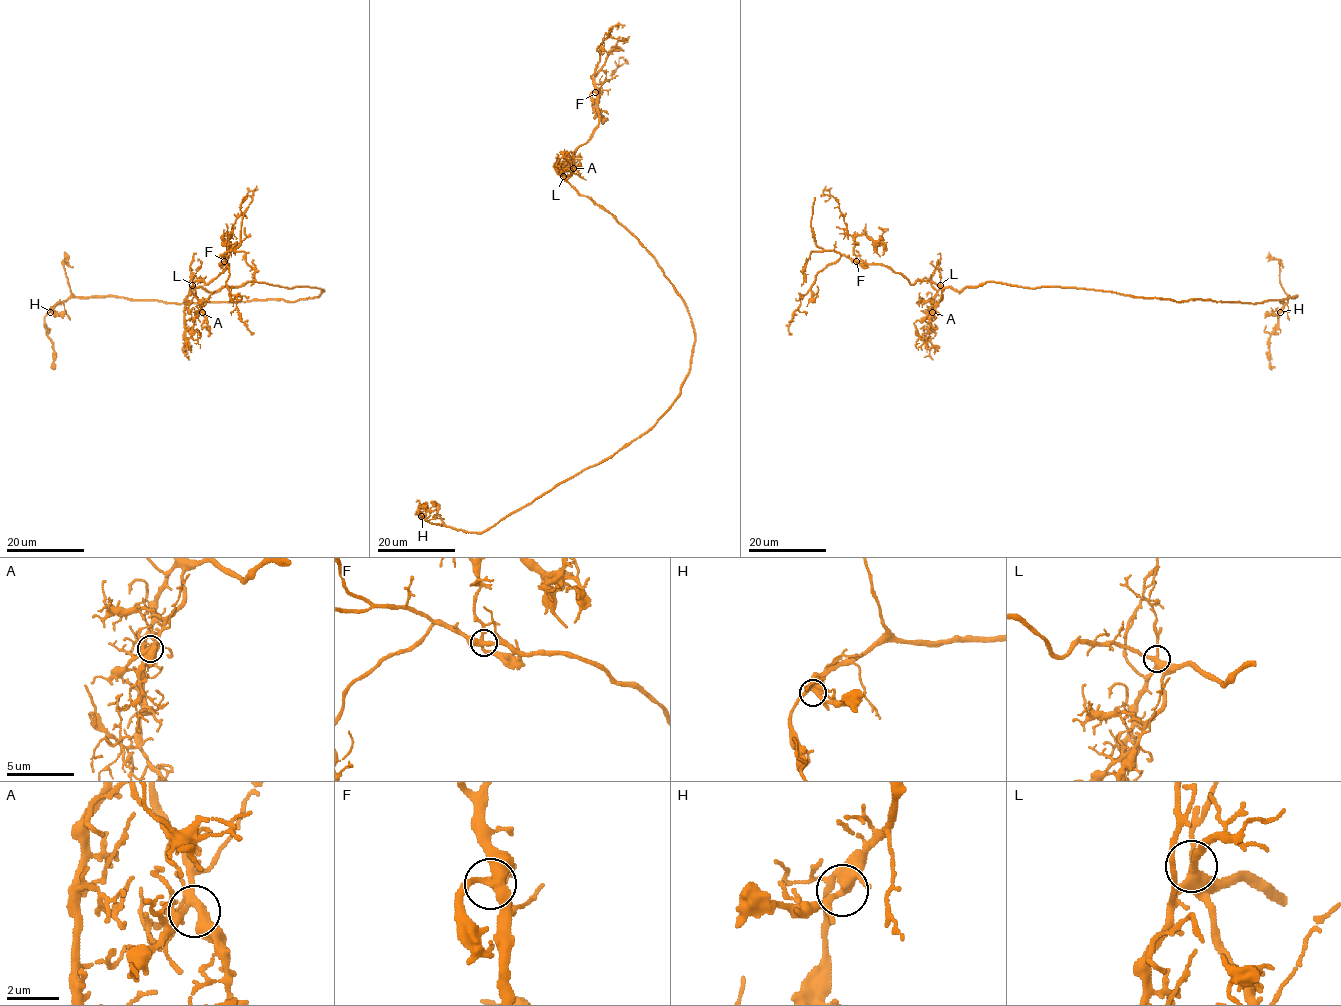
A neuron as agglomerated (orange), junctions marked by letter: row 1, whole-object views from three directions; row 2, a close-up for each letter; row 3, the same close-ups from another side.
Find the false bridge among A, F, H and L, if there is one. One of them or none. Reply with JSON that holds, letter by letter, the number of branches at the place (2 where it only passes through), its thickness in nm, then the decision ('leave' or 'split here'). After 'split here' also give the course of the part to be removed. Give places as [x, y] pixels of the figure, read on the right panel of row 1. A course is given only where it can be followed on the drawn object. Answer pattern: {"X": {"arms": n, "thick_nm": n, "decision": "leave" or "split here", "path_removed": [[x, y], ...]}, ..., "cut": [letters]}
{"A": {"arms": 4, "thick_nm": 340, "decision": "leave"}, "F": {"arms": 4, "thick_nm": 380, "decision": "split here", "path_removed": [[856, 260], [855, 239], [848, 233], [839, 204], [825, 189], [826, 186]]}, "H": {"arms": 4, "thick_nm": 400, "decision": "leave"}, "L": {"arms": 4, "thick_nm": 360, "decision": "leave"}, "cut": ["F"]}

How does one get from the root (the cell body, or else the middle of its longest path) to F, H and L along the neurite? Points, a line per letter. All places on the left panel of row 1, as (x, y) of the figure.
F: (324, 290), (247, 282), (209, 292), (193, 285), (196, 281), (212, 282), (228, 265), (224, 260)
H: (324, 290), (318, 296), (295, 301), (252, 299), (166, 303), (121, 296), (71, 297), (59, 302), (50, 312)
L: (324, 290), (247, 282), (209, 292), (192, 285)

